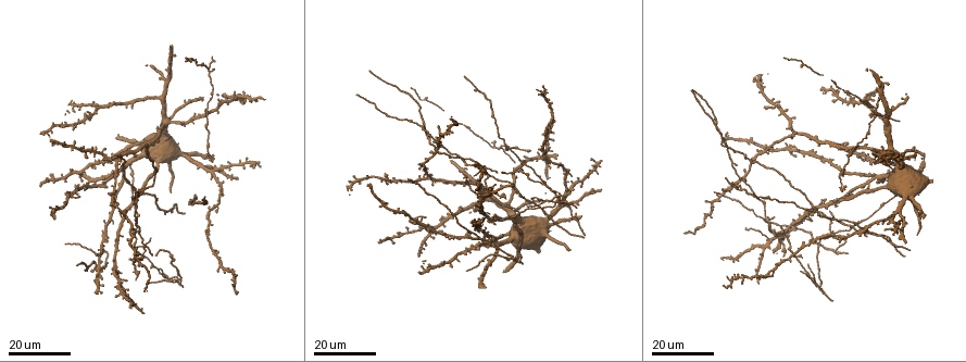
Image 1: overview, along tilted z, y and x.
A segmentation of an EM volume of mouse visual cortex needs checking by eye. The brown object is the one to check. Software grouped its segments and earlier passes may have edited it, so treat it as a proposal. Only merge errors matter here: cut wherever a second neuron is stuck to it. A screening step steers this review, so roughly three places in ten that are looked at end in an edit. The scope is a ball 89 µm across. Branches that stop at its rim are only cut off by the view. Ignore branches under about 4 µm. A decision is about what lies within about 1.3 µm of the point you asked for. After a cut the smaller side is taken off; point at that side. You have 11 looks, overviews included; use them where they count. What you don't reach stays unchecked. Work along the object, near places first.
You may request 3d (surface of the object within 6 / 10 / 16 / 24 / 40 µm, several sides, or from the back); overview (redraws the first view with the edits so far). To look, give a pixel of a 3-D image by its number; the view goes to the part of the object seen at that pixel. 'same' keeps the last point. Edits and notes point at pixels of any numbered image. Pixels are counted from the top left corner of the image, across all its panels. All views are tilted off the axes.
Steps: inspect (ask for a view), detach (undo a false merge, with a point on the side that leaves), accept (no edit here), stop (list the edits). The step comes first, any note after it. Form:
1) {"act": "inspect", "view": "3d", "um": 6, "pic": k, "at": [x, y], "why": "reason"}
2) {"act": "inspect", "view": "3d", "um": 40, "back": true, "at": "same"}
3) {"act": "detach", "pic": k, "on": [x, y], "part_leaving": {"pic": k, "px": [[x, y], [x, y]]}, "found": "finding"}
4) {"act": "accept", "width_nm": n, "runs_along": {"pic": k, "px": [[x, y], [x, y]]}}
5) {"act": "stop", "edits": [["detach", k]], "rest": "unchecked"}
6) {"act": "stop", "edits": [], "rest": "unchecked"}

{"act": "inspect", "view": "3d", "um": 16, "pic": 1, "at": [210, 73]}

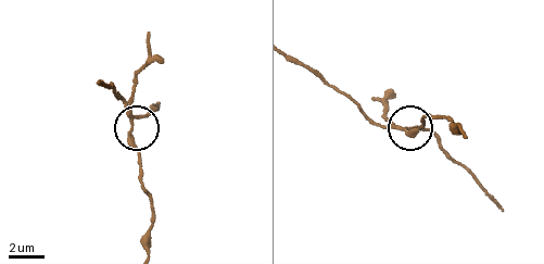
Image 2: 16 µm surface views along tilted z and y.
{"act": "inspect", "view": "3d", "um": 6, "pic": 2, "at": [132, 116], "why": "zoom in"}

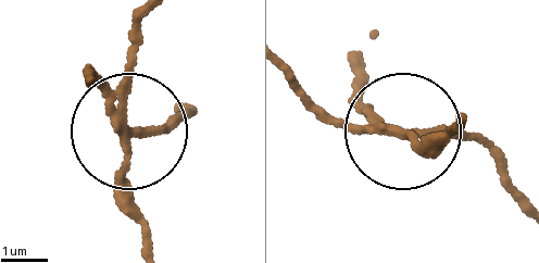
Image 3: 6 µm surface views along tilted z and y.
{"act": "detach", "pic": 3, "on": [127, 189], "width_nm": 180, "part_leaving": {"pic": 3, "px": [[122, 121], [147, 239]]}, "found": "a second neuron is stuck on"}

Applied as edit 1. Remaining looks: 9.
{"act": "inspect", "view": "overview", "why": "see it whole again"}

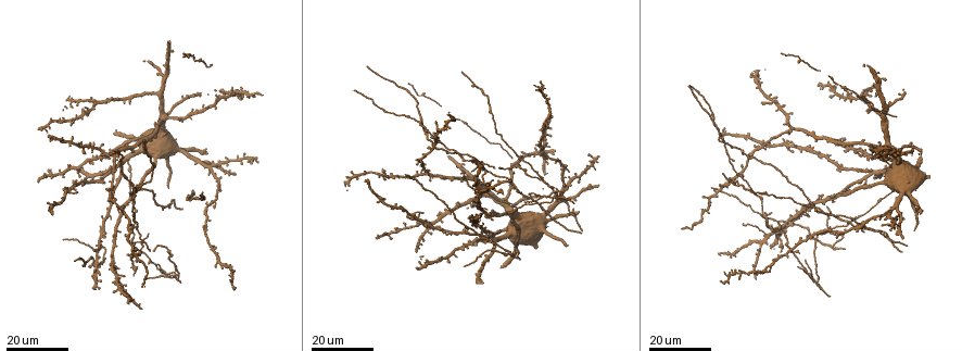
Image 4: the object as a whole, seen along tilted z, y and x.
{"act": "inspect", "view": "3d", "um": 24, "pic": 4, "at": [84, 147], "why": "four arms meet"}

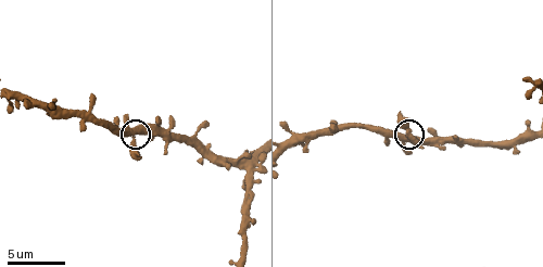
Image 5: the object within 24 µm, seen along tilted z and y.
{"act": "inspect", "view": "3d", "um": 6, "pic": 5, "at": [135, 132]}

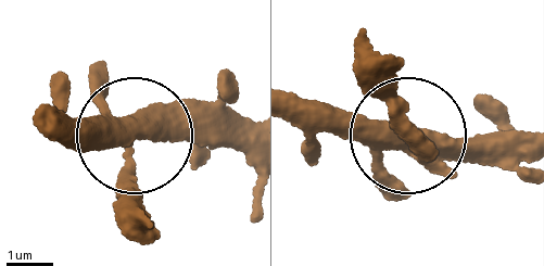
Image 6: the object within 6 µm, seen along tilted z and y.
{"act": "detach", "pic": 6, "on": [416, 148], "found": "a second neuron is stuck on"}

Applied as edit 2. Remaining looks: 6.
{"act": "inspect", "view": "overview", "why": "see it whole again"}

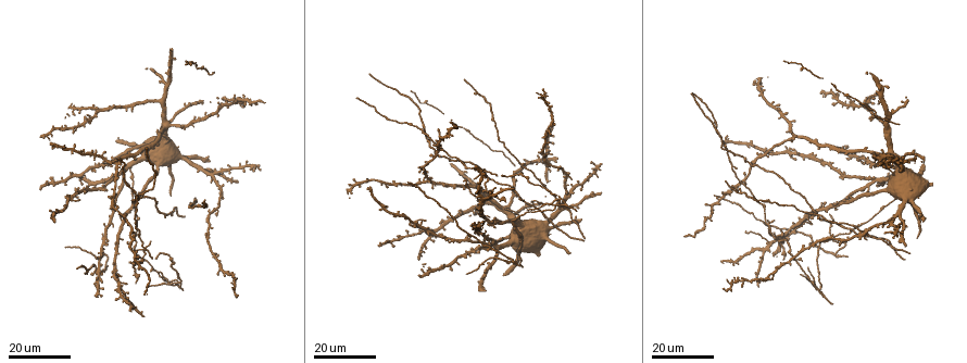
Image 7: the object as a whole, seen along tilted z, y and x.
{"act": "inspect", "view": "3d", "um": 24, "pic": 7, "at": [118, 281], "why": "three-way junction"}

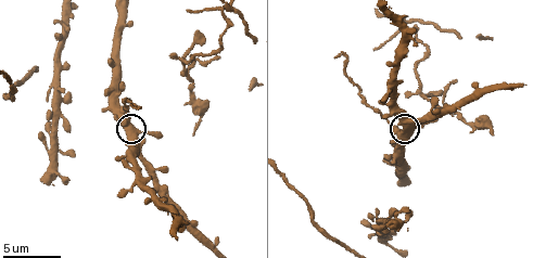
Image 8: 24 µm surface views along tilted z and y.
{"act": "inspect", "view": "3d", "um": 10, "pic": 8, "at": [401, 131]}

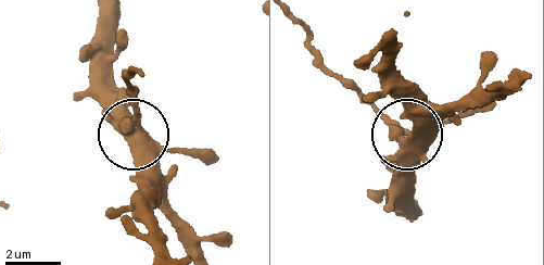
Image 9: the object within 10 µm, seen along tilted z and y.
{"act": "inspect", "view": "3d", "um": 10, "back": true, "pic": 9, "at": [408, 135]}

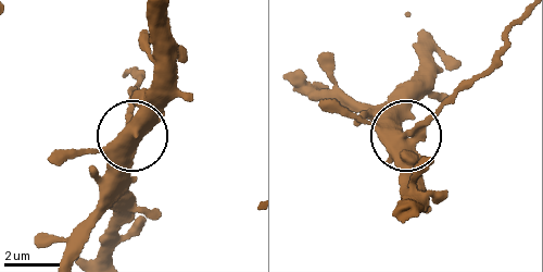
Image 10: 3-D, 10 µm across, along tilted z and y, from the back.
{"act": "detach", "pic": 10, "on": [454, 103], "part_leaving": {"pic": 10, "px": [[424, 124], [497, 53], [515, 19]]}, "found": "two neurons meet here"}

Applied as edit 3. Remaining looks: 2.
{"act": "inspect", "view": "3d", "um": 24, "pic": 7, "at": [743, 181], "why": "arms part here"}

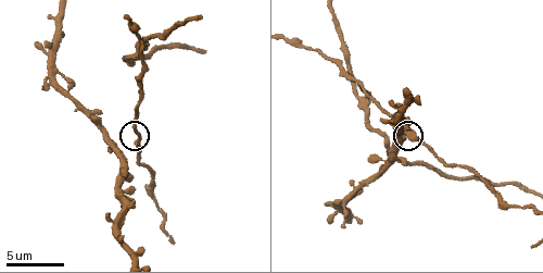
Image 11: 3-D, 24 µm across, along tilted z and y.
{"act": "inspect", "view": "3d", "um": 6, "pic": 11, "at": [134, 144], "why": "zoom in"}

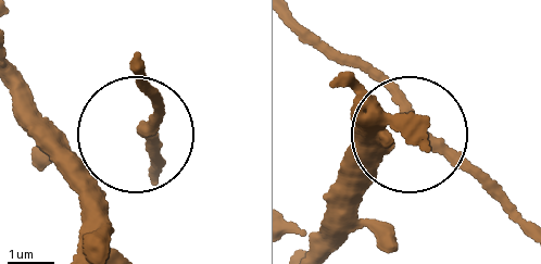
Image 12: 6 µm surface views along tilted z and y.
{"act": "accept", "side_arm_um": 112, "arms": 3, "found": "continuous, no second neuron"}

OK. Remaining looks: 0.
{"act": "stop", "edits": [["detach", 3], ["detach", 6], ["detach", 10]], "rest": "unchecked"}

